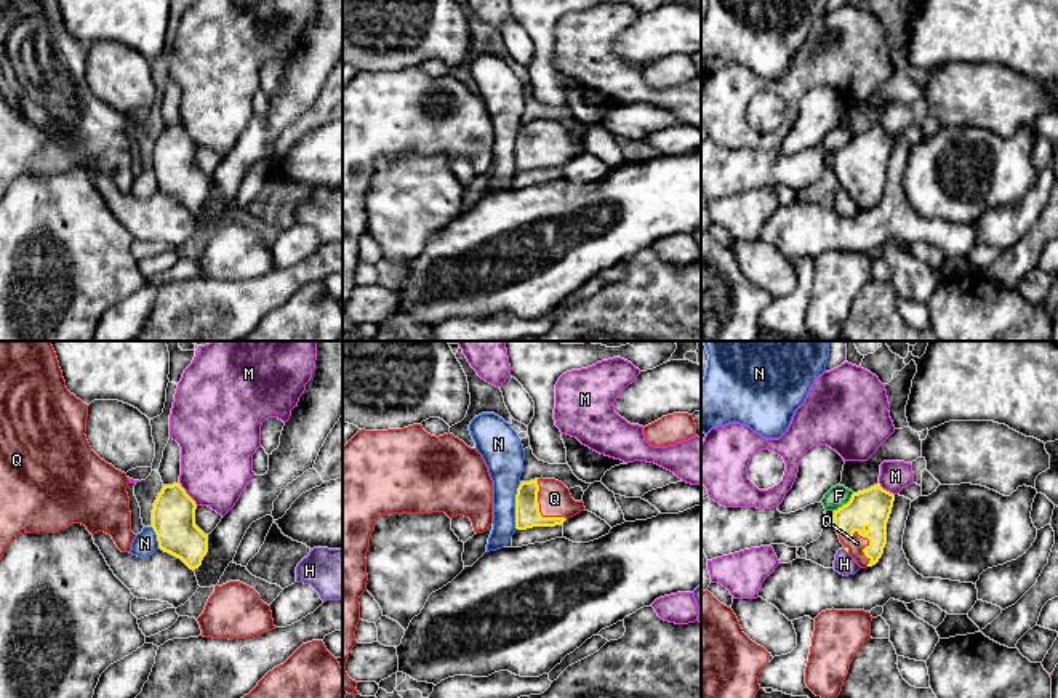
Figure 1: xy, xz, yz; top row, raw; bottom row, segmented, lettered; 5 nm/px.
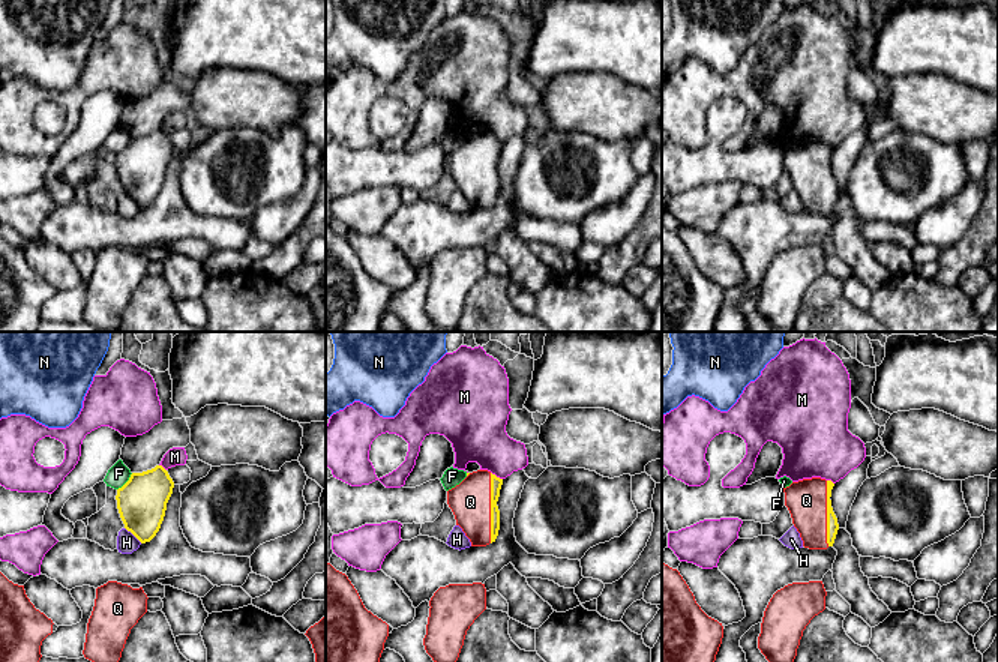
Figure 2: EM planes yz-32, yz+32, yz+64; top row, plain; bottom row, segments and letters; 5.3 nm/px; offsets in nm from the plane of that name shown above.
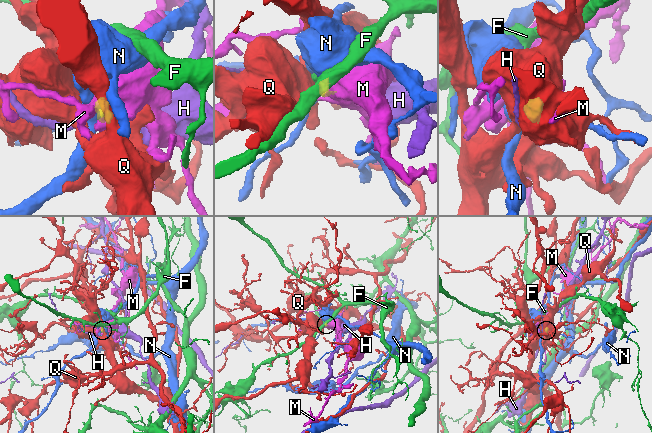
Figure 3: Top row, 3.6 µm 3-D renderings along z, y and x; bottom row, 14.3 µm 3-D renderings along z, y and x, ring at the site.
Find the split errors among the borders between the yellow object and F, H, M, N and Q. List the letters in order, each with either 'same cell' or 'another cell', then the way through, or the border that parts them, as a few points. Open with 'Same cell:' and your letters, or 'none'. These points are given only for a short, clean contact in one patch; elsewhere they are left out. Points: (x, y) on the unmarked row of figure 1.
Same cell: Q
F: another cell; border along yz (853, 135), (834, 152)
H: another cell; border along yz (842, 189), (847, 194)
M: another cell; border along xy (180, 124), (197, 146)
N: another cell; border along xz (520, 124), (516, 133), (516, 170)
Q: same cell

